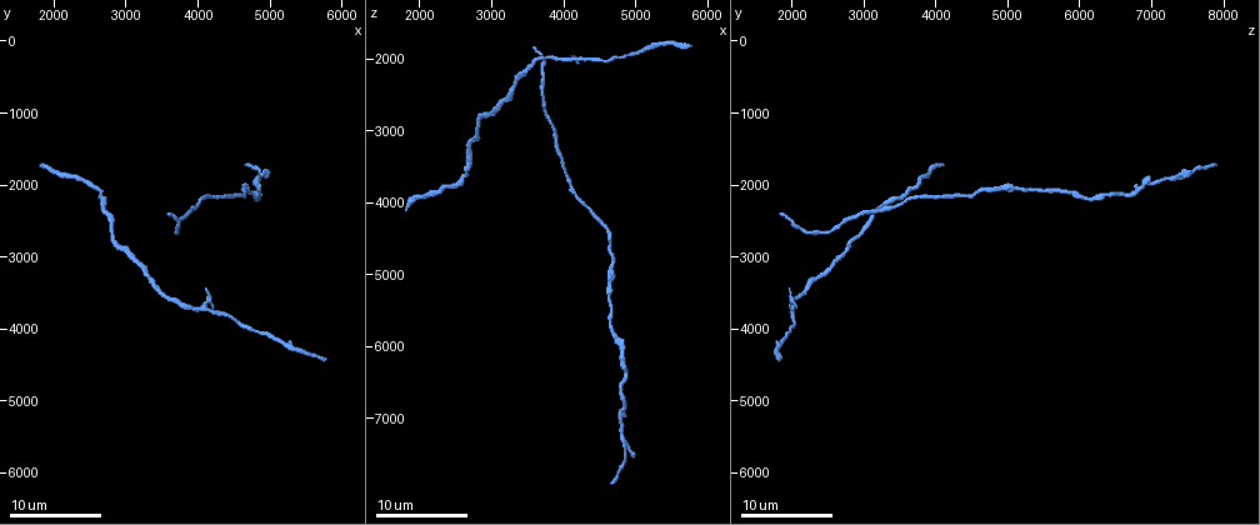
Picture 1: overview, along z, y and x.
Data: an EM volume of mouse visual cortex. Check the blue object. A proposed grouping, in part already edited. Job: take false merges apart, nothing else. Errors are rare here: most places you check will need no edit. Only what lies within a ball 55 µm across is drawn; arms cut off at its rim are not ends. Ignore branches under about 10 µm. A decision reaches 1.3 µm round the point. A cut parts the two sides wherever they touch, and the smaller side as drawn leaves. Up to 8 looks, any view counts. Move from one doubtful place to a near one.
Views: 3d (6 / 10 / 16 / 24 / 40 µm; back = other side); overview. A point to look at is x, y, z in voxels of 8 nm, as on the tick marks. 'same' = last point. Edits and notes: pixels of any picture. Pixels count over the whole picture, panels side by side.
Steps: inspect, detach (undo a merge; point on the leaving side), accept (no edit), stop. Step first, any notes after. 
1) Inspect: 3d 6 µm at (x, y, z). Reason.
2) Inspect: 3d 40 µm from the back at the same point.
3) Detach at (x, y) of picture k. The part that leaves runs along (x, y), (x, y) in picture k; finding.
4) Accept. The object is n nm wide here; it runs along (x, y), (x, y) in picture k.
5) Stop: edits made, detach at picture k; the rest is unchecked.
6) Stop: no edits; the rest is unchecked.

Inspect: 3d 6 µm at (4000, 2300, 3500).

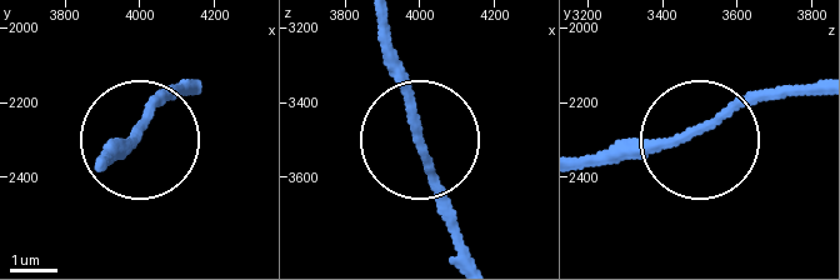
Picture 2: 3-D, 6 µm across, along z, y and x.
Accept. It runs along (678, 136), (689, 136), (594, 160) in picture 2; all the same cell.

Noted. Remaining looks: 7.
Inspect: 3d 10 µm at (4650, 2050, 5200). Calibre changes.

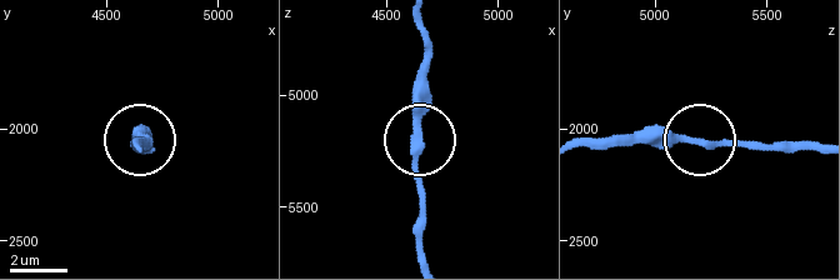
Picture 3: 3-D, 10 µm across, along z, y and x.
Accept. Continuous, no second cell.

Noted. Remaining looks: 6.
Inspect: 3d 10 µm at (4850, 2150, 6750). Sudden change in width.

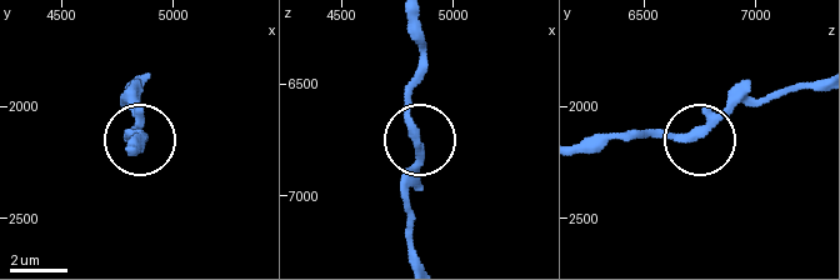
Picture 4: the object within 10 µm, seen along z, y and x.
Inspect: 3d 10 µm from the back at (4830, 2140, 6720).

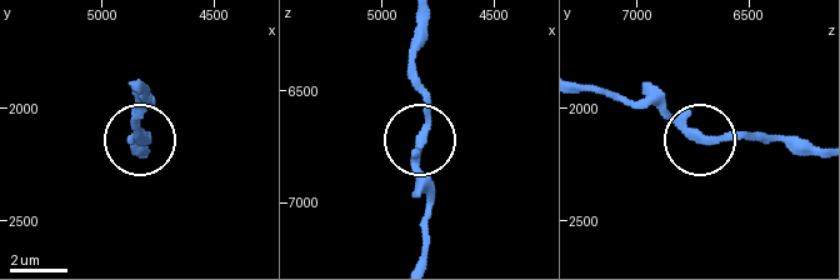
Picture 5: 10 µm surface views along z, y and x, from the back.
Accept. It runs along (421, 26), (414, 84), (428, 126), (421, 196) in picture 5; one cell here.

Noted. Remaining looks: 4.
Inspect: 3d 6 µm at (3700, 2650, 2500). Thin neck.

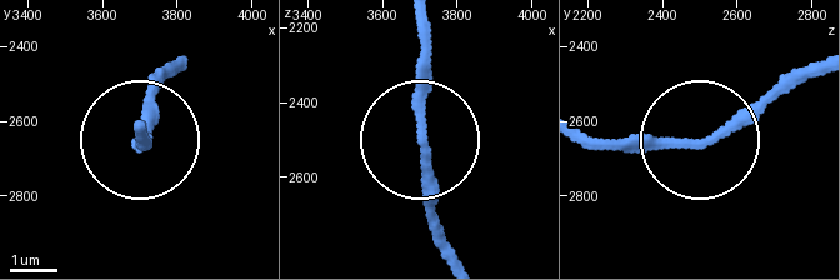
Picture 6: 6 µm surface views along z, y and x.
Inspect: 3d 6 µm from the back at (3710, 2650, 2500).

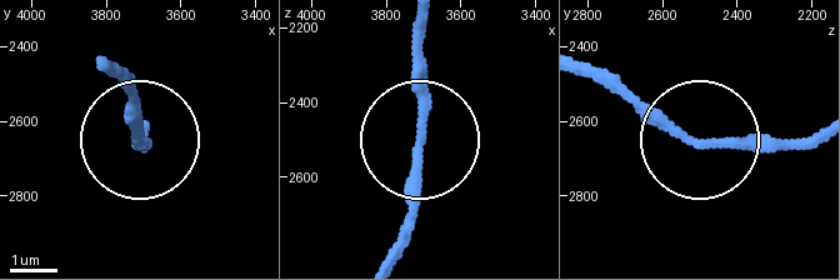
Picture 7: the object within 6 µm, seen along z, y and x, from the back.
Accept. It runs along (591, 70), (686, 133), (814, 145) in picture 7; one cell here.

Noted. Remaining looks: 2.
Stop: no edits; the rest is unchecked.

